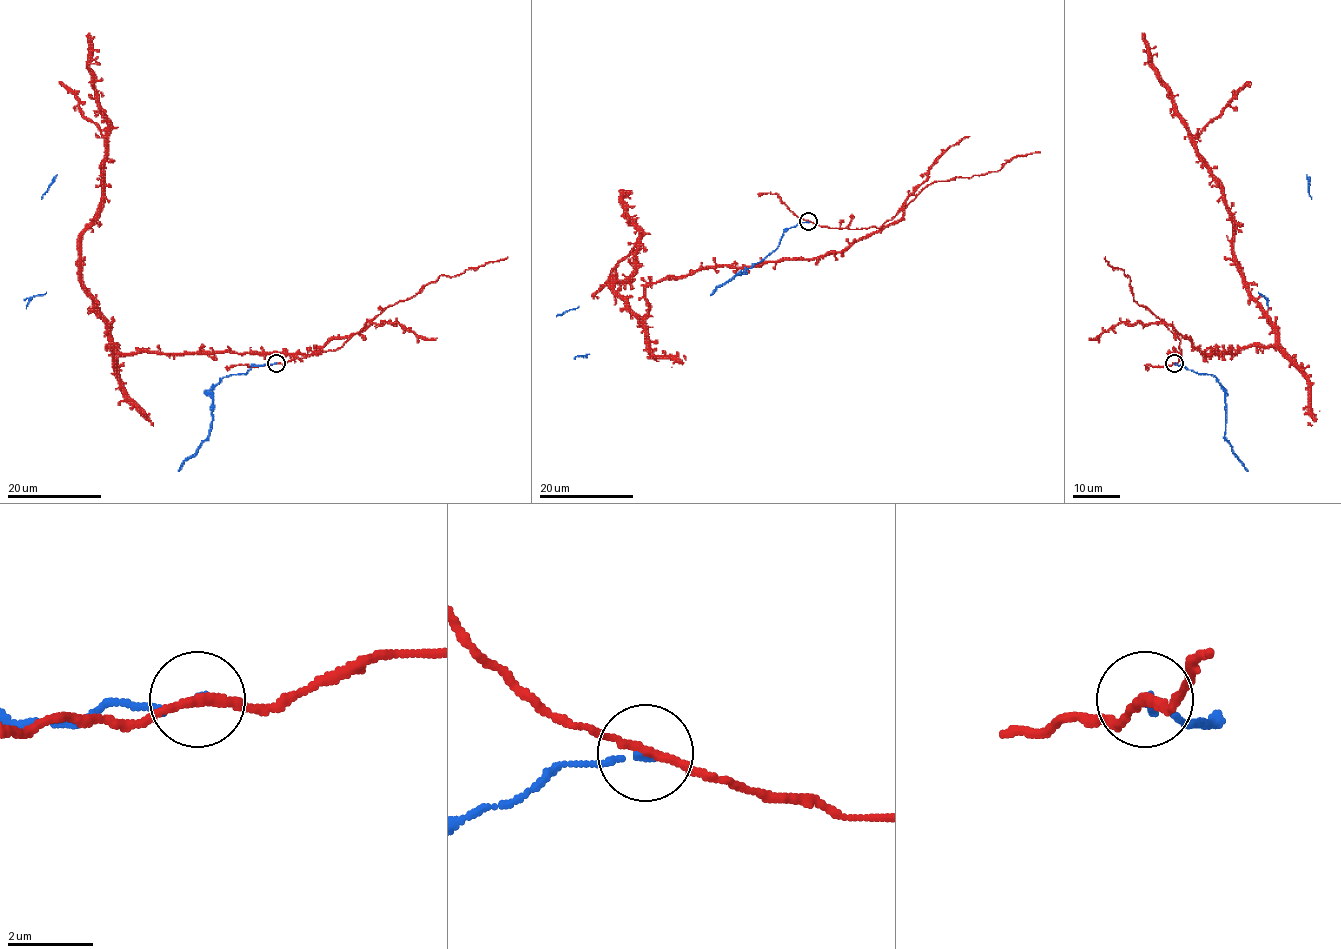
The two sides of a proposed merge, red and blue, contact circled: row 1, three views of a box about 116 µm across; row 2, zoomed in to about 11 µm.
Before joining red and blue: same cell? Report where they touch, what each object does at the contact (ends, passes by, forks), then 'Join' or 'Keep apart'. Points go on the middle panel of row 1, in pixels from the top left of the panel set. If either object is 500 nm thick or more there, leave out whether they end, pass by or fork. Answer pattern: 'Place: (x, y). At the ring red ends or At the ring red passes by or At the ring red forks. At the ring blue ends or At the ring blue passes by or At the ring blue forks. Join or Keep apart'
Place: (808, 221). At the ring red passes by. At the ring blue ends. Keep apart

